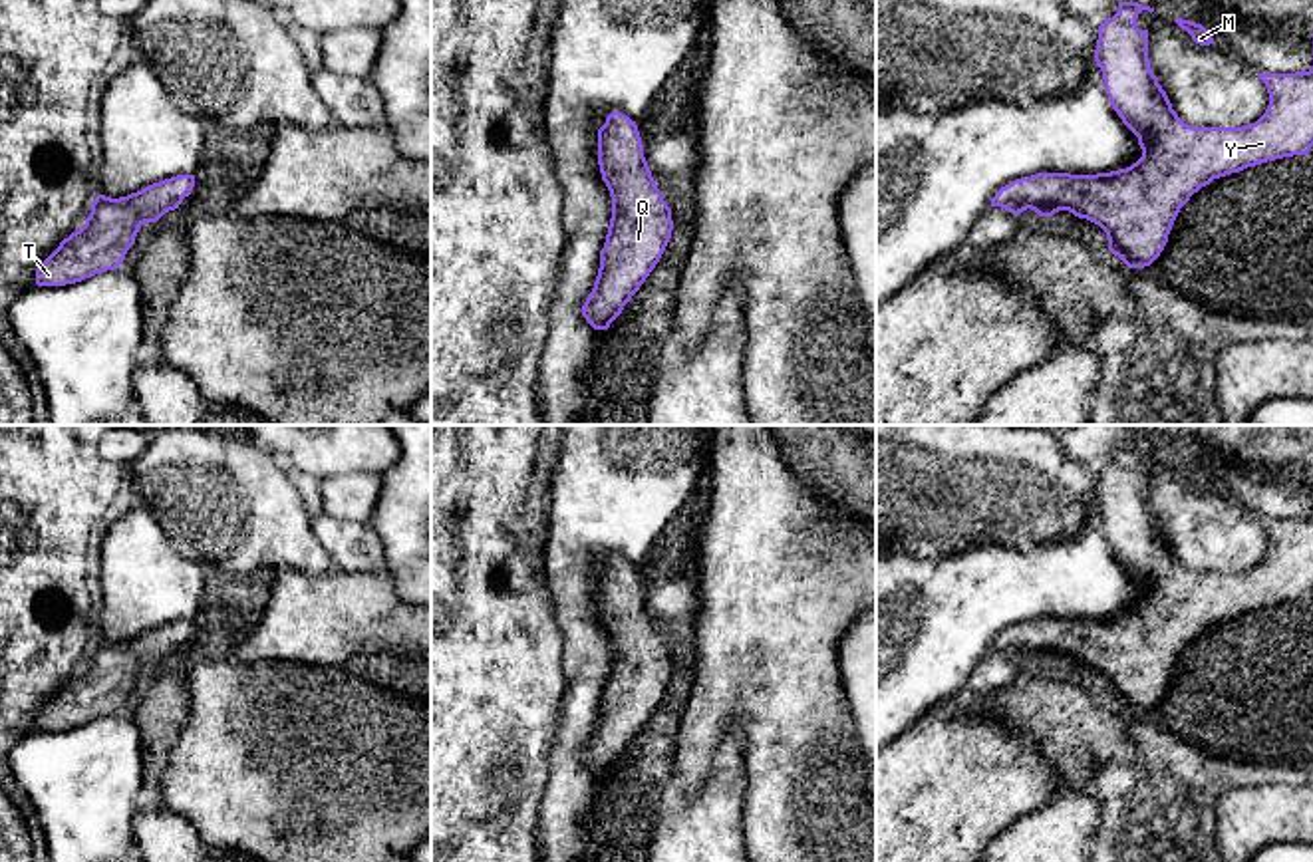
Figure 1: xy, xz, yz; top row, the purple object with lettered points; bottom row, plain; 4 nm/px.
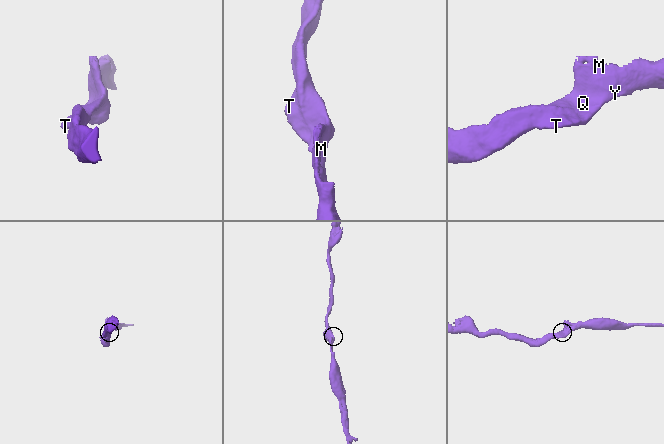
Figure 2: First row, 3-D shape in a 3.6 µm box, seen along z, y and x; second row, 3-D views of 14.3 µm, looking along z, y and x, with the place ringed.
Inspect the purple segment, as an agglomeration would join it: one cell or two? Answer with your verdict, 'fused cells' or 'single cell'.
single cell

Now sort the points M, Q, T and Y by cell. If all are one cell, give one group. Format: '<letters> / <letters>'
M Q T Y

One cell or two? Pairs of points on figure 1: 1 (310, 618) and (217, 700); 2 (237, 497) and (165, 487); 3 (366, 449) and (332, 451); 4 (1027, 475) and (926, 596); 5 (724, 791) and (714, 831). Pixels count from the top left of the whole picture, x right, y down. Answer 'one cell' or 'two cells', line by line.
1: two cells
2: one cell
3: one cell
4: two cells
5: one cell

